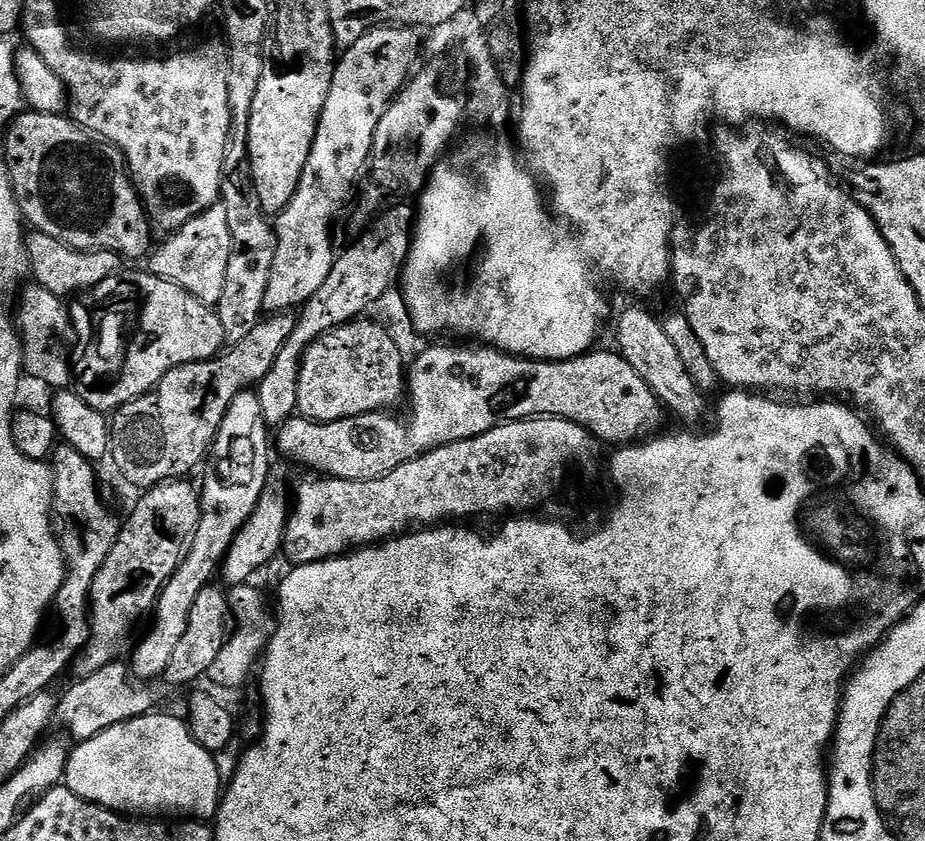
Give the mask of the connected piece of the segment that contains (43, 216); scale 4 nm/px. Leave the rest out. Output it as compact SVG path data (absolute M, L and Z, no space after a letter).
M31 110L21 112L9 124L2 144L2 158L8 163L8 173L20 204L20 212L35 231L50 234L50 238L58 238L58 242L83 252L119 252L124 258L144 258L153 251L153 229L141 193L136 191L124 155L114 144L75 124L67 115Z

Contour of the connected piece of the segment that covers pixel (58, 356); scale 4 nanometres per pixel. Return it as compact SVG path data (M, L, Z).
M28 282L19 293L14 319L20 334L20 344L24 348L24 372L49 384L52 390L67 389L74 380L70 363L70 341L74 336L74 325L70 319L69 305L61 297L50 294L46 286Z

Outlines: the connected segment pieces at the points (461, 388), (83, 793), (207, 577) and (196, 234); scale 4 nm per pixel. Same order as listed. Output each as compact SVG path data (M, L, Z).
M436 344L433 348L428 348L416 361L411 361L410 367L406 372L406 404L412 409L408 412L404 424L398 417L392 416L391 411L383 412L367 412L361 416L354 418L342 418L338 422L330 422L329 424L319 424L316 420L307 420L305 416L294 415L285 424L279 425L277 434L274 436L274 444L280 447L280 452L288 460L297 460L300 464L305 464L308 468L313 468L313 473L327 474L329 477L338 480L369 480L370 478L382 478L386 474L390 474L394 470L398 470L398 466L402 466L402 462L407 460L415 460L417 456L428 452L431 448L441 448L444 444L450 442L462 442L470 438L478 438L478 434L486 434L486 430L494 430L499 424L509 424L515 420L529 420L531 416L560 416L564 420L572 420L578 426L582 426L597 441L603 442L605 445L611 446L627 446L633 442L639 442L645 438L651 437L657 431L656 428L660 424L660 412L662 413L662 405L659 398L654 394L654 390L650 390L650 386L646 386L646 382L642 382L642 378L634 370L634 366L630 366L630 362L626 362L626 358L621 356L619 351L612 352L596 352L597 350L589 350L582 356L575 356L572 360L530 360L526 356L511 356L509 352L501 352L499 348L491 346L472 346L476 348L455 348L452 344Z
M149 714L147 716L139 716L133 720L123 720L118 726L110 726L110 730L102 730L102 734L98 734L89 740L79 741L78 745L73 747L69 753L68 764L65 768L64 784L72 793L78 794L83 800L88 800L92 804L101 804L103 808L109 808L112 812L127 814L133 818L191 818L194 820L210 820L220 802L220 786L222 780L218 767L218 761L213 753L208 752L197 740L192 737L187 723L183 719L180 720L176 716L156 716L157 714Z
M255 391L238 393L234 402L230 402L230 410L226 410L226 418L222 418L222 426L210 449L211 459L216 461L205 474L200 488L200 521L185 551L184 560L164 584L162 594L156 600L151 617L152 629L141 638L136 649L131 649L130 671L135 679L155 681L155 676L163 677L166 666L170 666L170 657L186 631L190 610L198 594L202 594L207 584L213 583L215 576L212 575L221 571L225 554L250 514L254 514L258 498L262 498L262 490L274 464L268 457L268 444L270 448L270 425L262 418L262 402Z
M222 204L208 208L203 214L195 216L169 237L166 244L160 245L151 253L147 271L186 289L191 296L209 306L217 305L226 284L226 271L232 250L232 238L228 225L228 215Z

